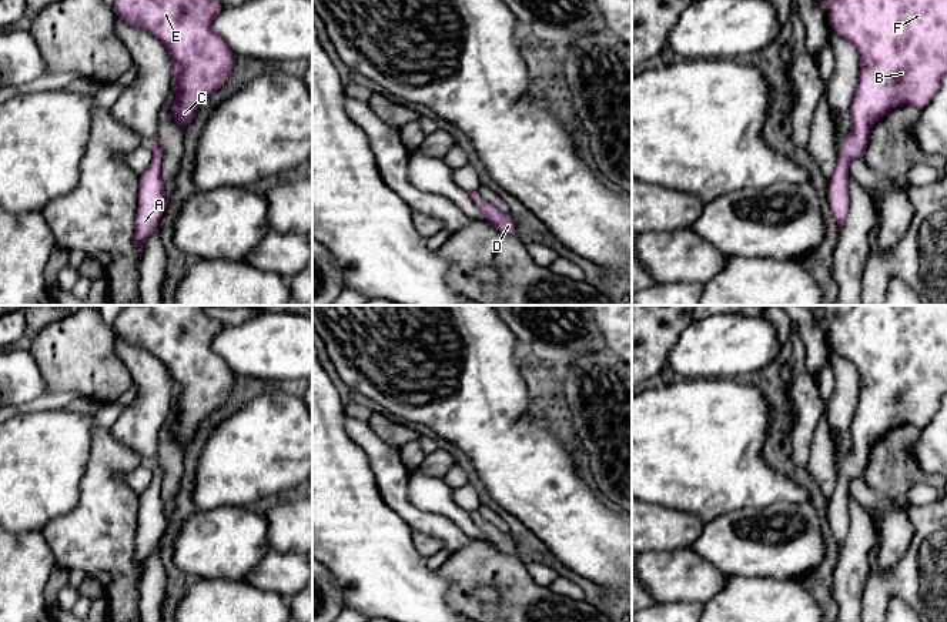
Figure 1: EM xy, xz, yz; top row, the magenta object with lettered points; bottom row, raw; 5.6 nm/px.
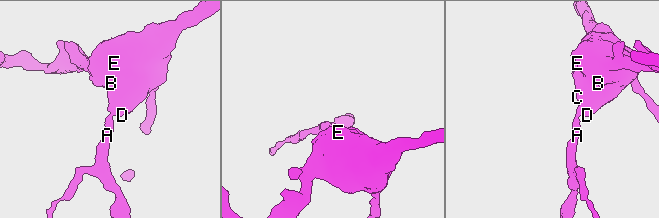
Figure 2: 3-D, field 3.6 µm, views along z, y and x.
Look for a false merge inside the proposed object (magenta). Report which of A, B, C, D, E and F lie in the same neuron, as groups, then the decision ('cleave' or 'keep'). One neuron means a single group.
A B C D E F | keep

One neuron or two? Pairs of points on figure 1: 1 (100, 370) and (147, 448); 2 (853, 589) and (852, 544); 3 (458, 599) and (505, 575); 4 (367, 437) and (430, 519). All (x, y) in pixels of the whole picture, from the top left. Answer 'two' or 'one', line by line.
1: two
2: one
3: one
4: one

